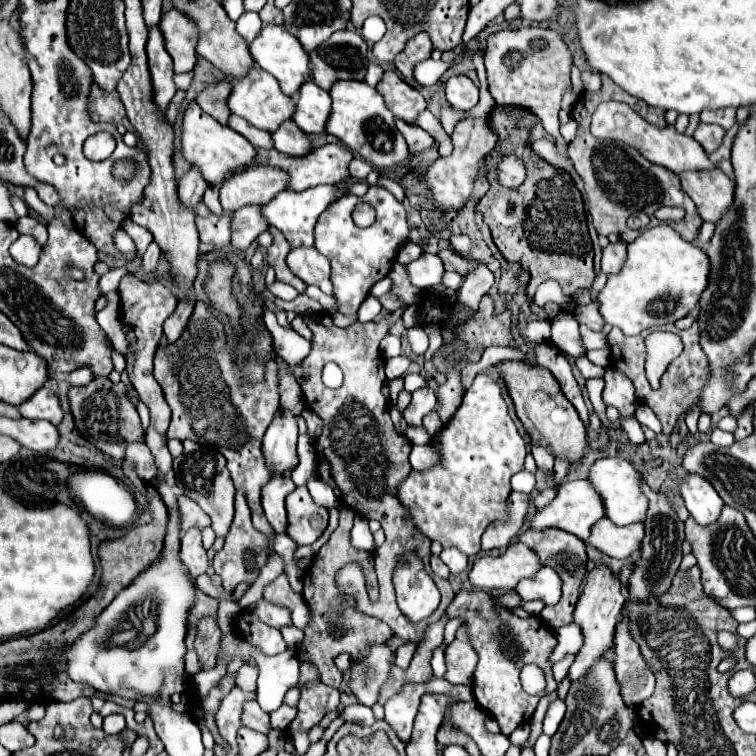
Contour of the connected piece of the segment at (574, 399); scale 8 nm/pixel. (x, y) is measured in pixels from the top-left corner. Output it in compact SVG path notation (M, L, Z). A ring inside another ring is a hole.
M542 342L542 344L536 344L534 348L534 366L540 366L540 368L546 368L560 384L564 396L574 404L576 410L580 410L580 418L584 420L584 424L588 424L588 412L586 412L586 404L582 400L582 392L572 376L572 368L566 360L566 356L550 342Z

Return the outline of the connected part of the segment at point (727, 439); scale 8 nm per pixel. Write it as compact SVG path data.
M714 428L711 433L711 441L718 446L732 446L735 442L734 436L728 432L722 432L720 428Z

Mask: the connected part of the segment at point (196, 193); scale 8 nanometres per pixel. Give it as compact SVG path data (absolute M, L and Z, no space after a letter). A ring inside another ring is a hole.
M190 168L190 172L180 180L178 184L178 196L180 196L180 202L190 210L194 212L194 208L198 206L198 202L202 200L204 196L204 190L208 188L208 182L202 178L202 174L198 172L198 168Z

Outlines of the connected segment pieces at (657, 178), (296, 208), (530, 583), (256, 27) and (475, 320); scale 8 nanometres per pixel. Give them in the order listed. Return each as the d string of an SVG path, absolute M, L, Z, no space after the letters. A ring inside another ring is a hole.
M602 76L602 88L598 92L584 92L582 98L574 104L572 108L572 118L578 122L578 134L576 138L570 142L568 146L568 156L574 162L576 172L580 174L582 182L584 182L584 190L586 190L586 198L588 198L588 206L590 206L590 214L592 214L592 224L596 228L598 234L608 236L608 234L618 234L624 242L632 242L632 230L626 226L628 216L632 214L632 208L640 208L644 210L650 218L654 218L654 212L660 206L680 206L686 210L686 218L682 222L672 224L672 228L684 238L684 240L694 240L700 226L702 226L702 218L696 214L696 206L694 202L680 190L680 182L678 176L674 172L670 172L664 166L652 164L648 162L640 152L628 148L626 144L616 144L616 142L600 142L590 134L590 116L592 110L596 110L596 106L604 100L620 100L630 104L634 110L638 110L648 122L656 124L656 126L664 126L664 110L660 108L652 108L642 100L636 100L634 96L630 96L628 92L624 92L620 86L616 86L608 76Z
M316 186L304 192L294 192L294 190L282 190L276 194L268 204L262 206L262 216L268 222L268 226L276 226L288 244L292 248L298 246L314 246L314 226L318 216L336 200L336 188L334 186Z
M544 566L532 580L520 580L516 592L520 594L522 600L544 600L544 604L556 604L560 600L560 578L558 574Z
M244 12L236 22L236 30L246 42L254 40L254 36L260 32L260 28L262 28L262 20L256 12Z
M488 296L482 298L478 312L458 330L460 342L472 348L478 346L514 346L510 334L510 312L494 314L494 304Z

